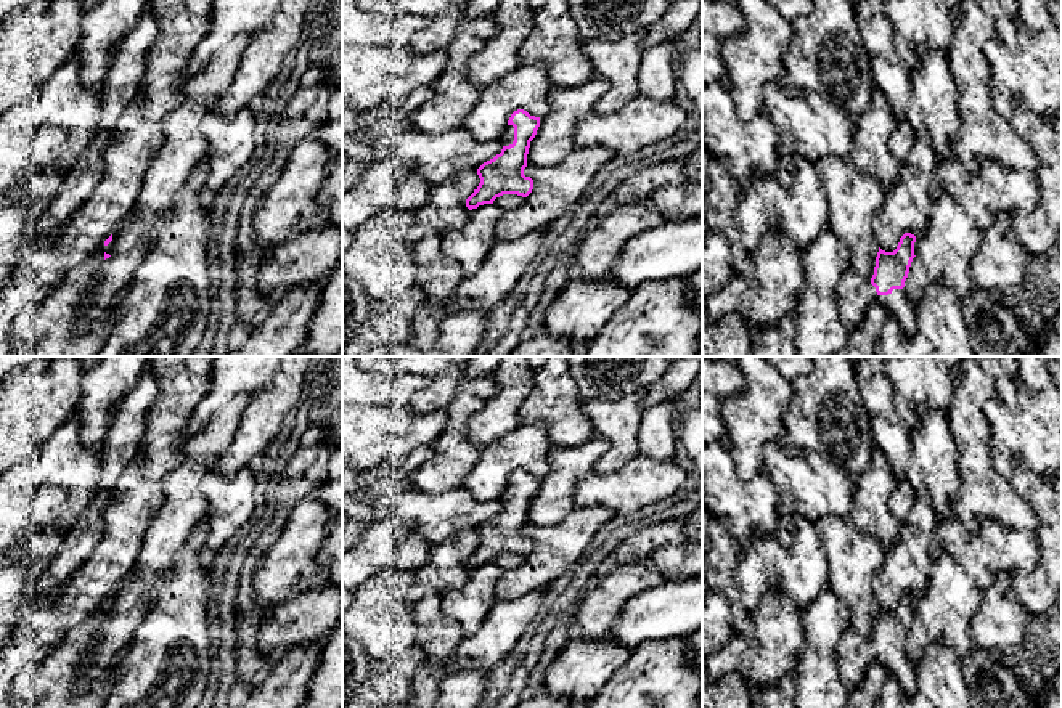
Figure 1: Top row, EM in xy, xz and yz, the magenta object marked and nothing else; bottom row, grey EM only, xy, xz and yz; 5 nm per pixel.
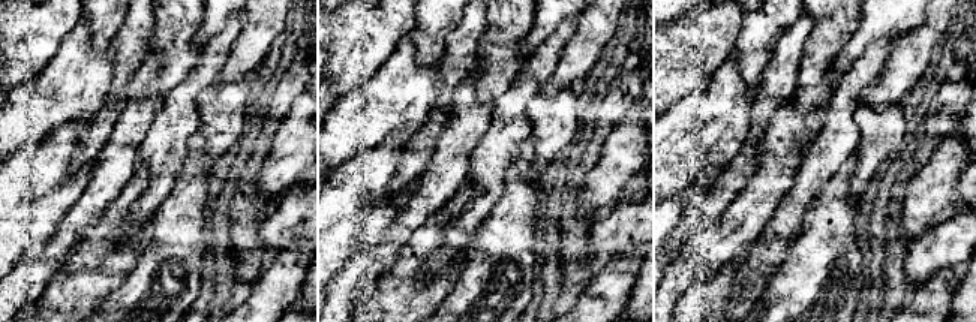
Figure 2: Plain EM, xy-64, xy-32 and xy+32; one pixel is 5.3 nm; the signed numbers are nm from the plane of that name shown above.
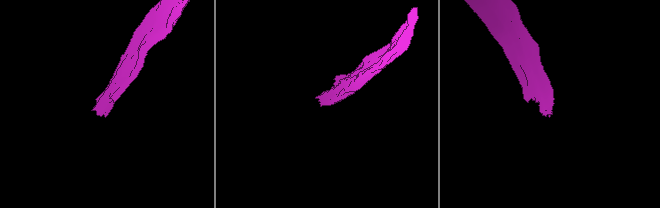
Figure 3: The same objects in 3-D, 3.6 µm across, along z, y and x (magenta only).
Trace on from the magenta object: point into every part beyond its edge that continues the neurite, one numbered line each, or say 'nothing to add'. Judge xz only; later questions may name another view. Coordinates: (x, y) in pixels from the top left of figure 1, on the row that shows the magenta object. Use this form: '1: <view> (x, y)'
1: xz (506, 138)

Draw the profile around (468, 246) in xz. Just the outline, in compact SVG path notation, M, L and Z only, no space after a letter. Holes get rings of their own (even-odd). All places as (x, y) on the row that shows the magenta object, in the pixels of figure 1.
M484 204L469 210L460 230L442 233L442 250L460 265L464 276L474 275L498 242L496 225L504 214L495 204Z

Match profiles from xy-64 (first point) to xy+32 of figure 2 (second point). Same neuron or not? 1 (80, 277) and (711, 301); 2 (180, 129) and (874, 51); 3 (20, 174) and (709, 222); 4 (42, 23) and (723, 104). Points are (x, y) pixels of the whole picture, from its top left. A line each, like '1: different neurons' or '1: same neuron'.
1: same neuron
2: same neuron
3: different neurons
4: different neurons

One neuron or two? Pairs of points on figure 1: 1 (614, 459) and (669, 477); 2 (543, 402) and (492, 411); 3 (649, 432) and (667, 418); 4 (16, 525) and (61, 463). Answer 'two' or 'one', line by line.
1: two
2: two
3: one
4: one

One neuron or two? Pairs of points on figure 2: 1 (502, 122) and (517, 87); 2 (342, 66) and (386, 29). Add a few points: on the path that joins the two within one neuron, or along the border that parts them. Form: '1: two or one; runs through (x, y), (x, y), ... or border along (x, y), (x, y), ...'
1: one; runs through (508, 113), (516, 96)
2: one; runs through (353, 56), (375, 33)

